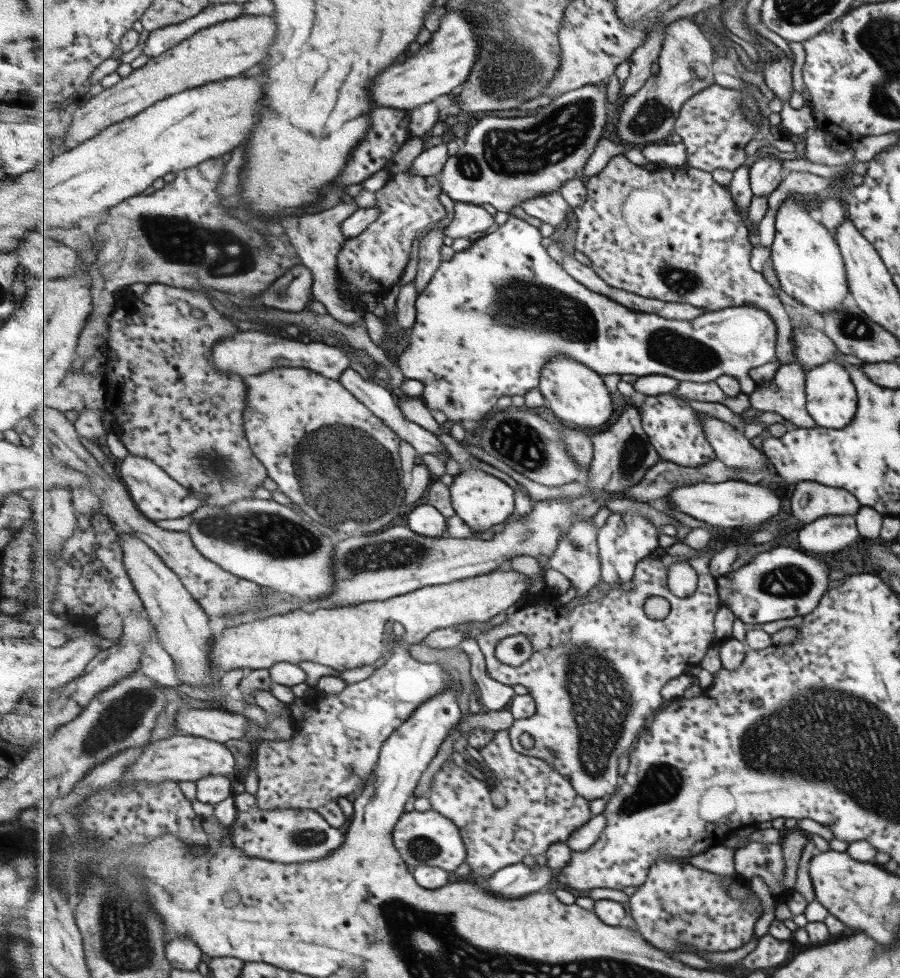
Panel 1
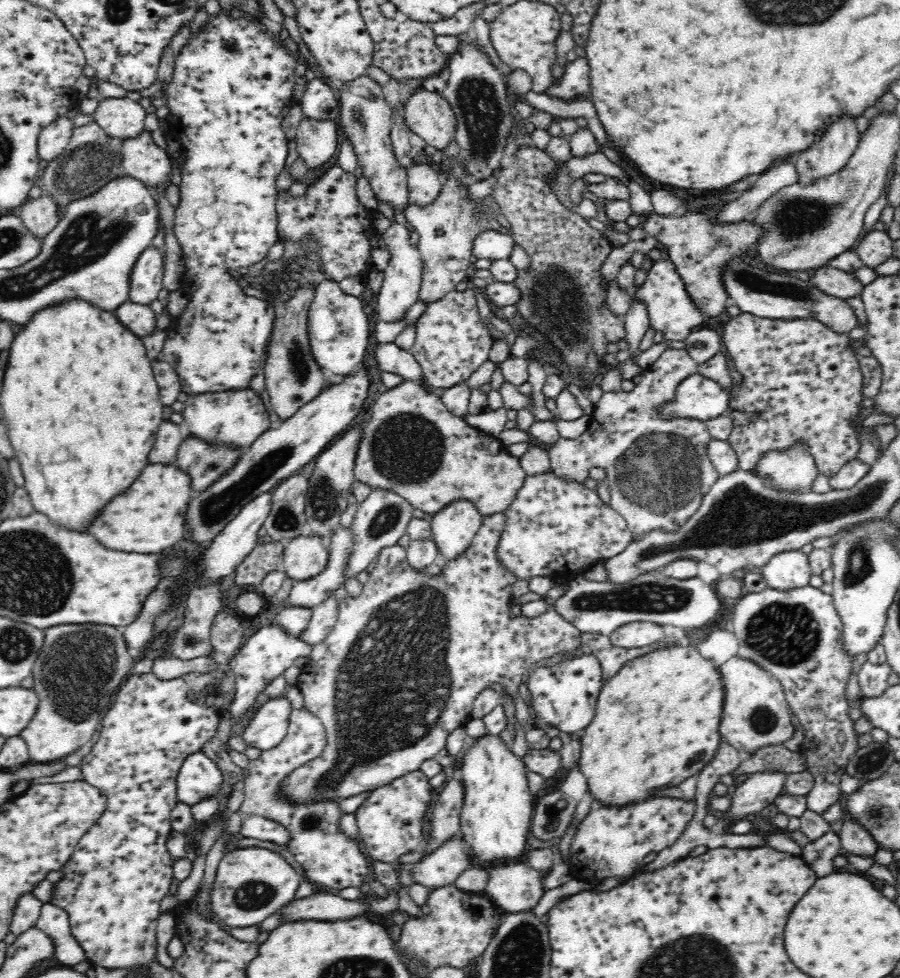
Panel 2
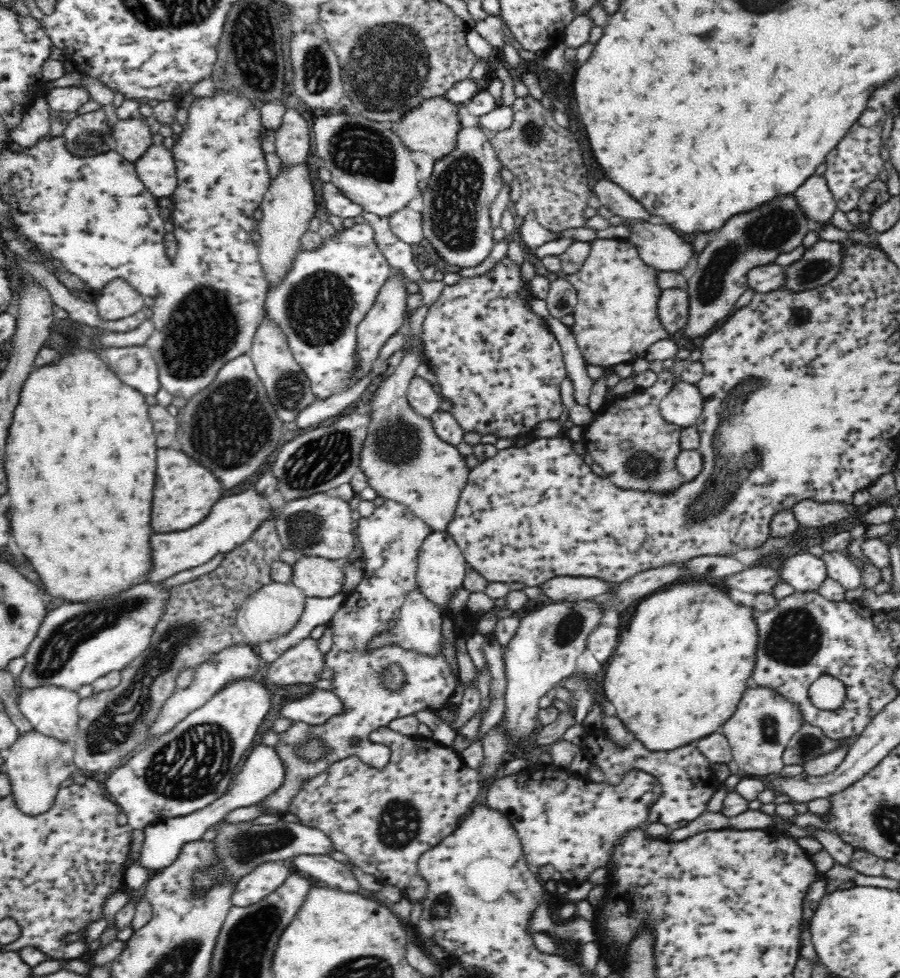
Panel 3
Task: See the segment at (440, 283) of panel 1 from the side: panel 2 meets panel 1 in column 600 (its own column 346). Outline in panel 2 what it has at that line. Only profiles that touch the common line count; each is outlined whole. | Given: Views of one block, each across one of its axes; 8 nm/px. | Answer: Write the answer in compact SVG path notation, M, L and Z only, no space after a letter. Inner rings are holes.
M325 276L324 280L318 284L314 302L309 310L308 340L310 340L312 354L321 368L326 368L335 374L345 375L356 369L364 360L364 354L370 342L370 320L364 312L362 298L358 295L344 293L336 279L328 279Z

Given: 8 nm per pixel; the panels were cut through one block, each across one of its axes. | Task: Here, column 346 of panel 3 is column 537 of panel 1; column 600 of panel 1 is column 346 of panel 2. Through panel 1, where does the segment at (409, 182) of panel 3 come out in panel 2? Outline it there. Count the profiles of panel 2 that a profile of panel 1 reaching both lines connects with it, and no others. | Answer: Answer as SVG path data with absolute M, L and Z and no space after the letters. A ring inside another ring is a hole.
M362 76L337 92L340 114L337 118L337 128L344 136L358 160L357 168L362 172L362 178L370 180L377 202L388 204L396 213L404 213L410 206L407 179L409 168L400 165L392 145L391 129L392 110L382 93L382 86L368 76Z

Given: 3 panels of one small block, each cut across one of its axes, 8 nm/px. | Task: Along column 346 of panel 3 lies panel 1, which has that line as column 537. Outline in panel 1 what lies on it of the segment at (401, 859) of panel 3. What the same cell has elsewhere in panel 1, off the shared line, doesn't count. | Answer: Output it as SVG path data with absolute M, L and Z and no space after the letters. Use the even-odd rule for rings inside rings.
M508 730L496 731L495 738L479 752L484 758L484 763L495 774L495 782L491 787L486 780L474 778L465 768L457 766L451 760L444 763L433 776L429 798L433 809L453 819L453 822L460 826L468 847L467 863L472 874L488 879L506 866L523 862L525 856L545 856L552 844L567 843L569 837L594 816L590 802L580 796L572 782L545 759L521 754L512 745Z

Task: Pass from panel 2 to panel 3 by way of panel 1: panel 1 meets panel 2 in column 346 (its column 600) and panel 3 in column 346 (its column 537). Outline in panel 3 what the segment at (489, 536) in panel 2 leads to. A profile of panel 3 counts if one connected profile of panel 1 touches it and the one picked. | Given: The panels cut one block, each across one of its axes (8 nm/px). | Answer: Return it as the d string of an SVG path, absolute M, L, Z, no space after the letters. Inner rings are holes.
M386 499L382 506L375 507L370 517L362 517L358 520L358 528L356 528L355 534L358 536L359 544L364 549L364 557L366 558L364 580L356 586L356 590L345 593L345 602L340 607L340 610L337 610L329 620L333 632L333 645L326 654L326 668L330 668L333 671L333 677L330 679L333 684L331 691L344 701L345 711L341 715L330 717L324 724L319 725L306 724L306 722L300 722L300 720L293 721L286 731L279 734L280 740L275 746L275 751L278 753L278 757L282 759L282 762L285 763L285 782L275 793L268 796L266 800L256 804L260 808L266 808L268 819L264 820L270 820L271 815L278 814L278 812L281 814L287 813L286 808L295 798L296 790L300 788L300 782L304 782L310 776L316 776L318 772L326 770L334 760L357 756L368 766L377 769L384 768L391 758L391 748L388 748L385 744L372 742L369 739L370 733L378 728L387 727L390 724L390 720L394 720L394 718L412 715L414 712L418 712L418 710L431 710L434 712L434 710L444 708L444 706L449 704L449 699L457 688L459 679L443 656L429 658L429 656L424 654L416 654L401 649L398 645L383 646L382 648L374 649L368 654L364 651L366 642L374 634L384 632L384 630L388 630L388 628L396 624L401 606L408 598L408 594L417 589L416 572L418 571L420 546L433 532L433 529L412 514L408 507L390 499ZM393 663L400 665L405 674L405 685L398 692L384 689L380 685L380 675L378 675ZM354 738L357 739L355 744L351 743L351 740ZM310 741L316 741L322 747L322 754L318 758L305 758L305 756L299 754L299 748Z

